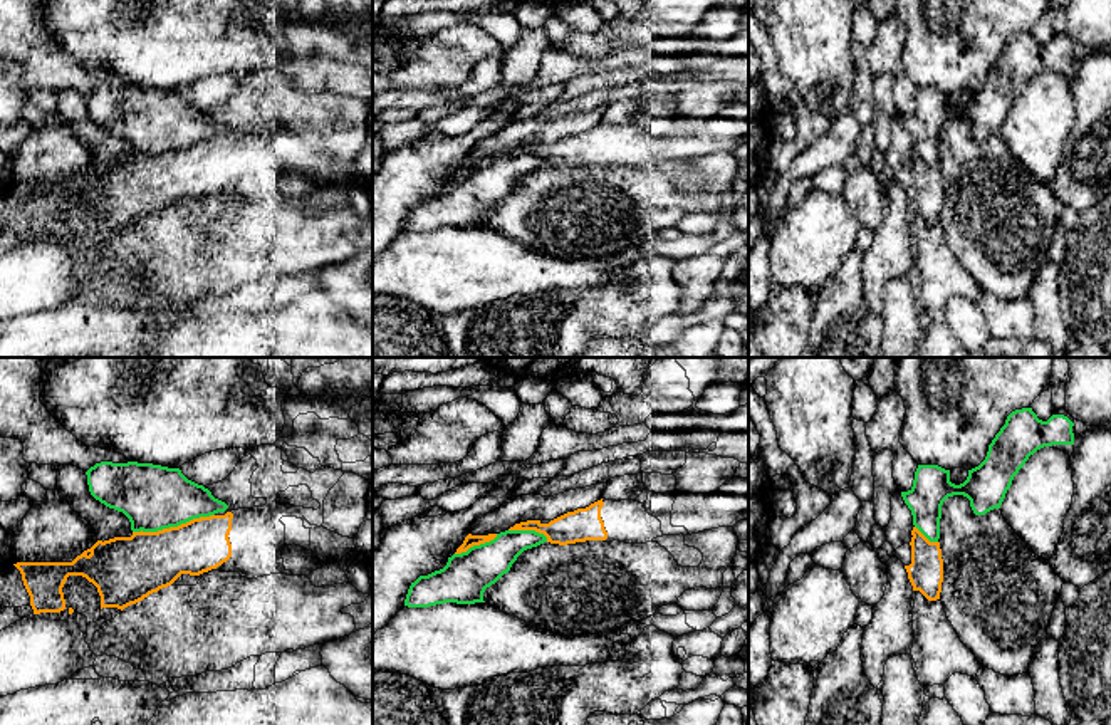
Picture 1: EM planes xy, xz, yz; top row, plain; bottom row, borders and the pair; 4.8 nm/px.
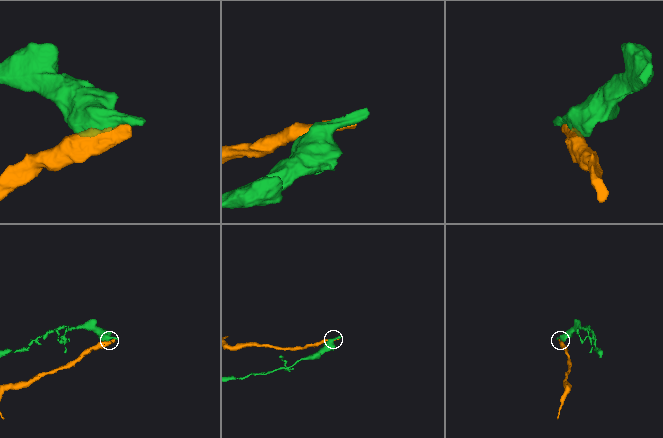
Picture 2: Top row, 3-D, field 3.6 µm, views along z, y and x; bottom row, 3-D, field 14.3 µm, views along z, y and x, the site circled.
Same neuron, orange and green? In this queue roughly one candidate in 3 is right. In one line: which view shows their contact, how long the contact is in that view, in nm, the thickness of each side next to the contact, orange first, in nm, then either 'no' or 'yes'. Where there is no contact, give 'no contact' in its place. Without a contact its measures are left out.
meets orange in xy; contact 400 nm long; 300 nm thick on the orange side, 320 nm on the other; no

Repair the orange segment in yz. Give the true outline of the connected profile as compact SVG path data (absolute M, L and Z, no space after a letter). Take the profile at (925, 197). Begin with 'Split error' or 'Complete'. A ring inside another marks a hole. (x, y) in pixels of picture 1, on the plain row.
Complete. M916 151L911 159L911 188L905 190L908 203L913 215L920 215L928 225L936 225L943 206L940 166L930 166Z

